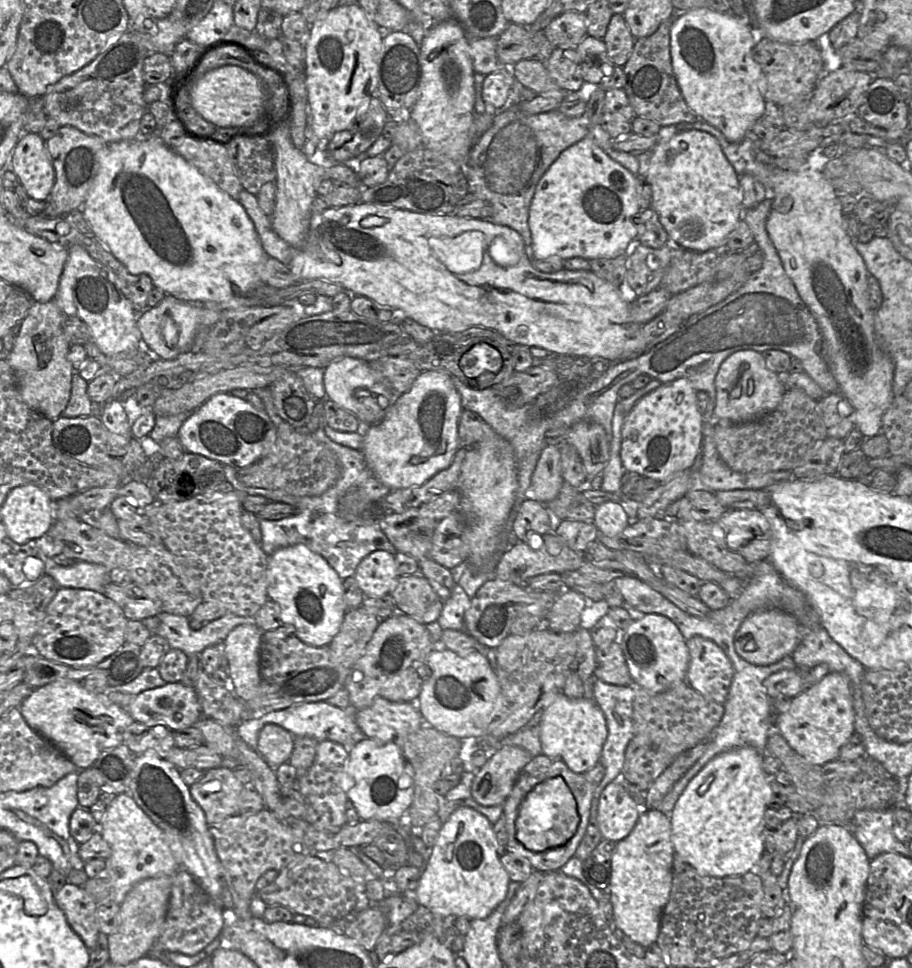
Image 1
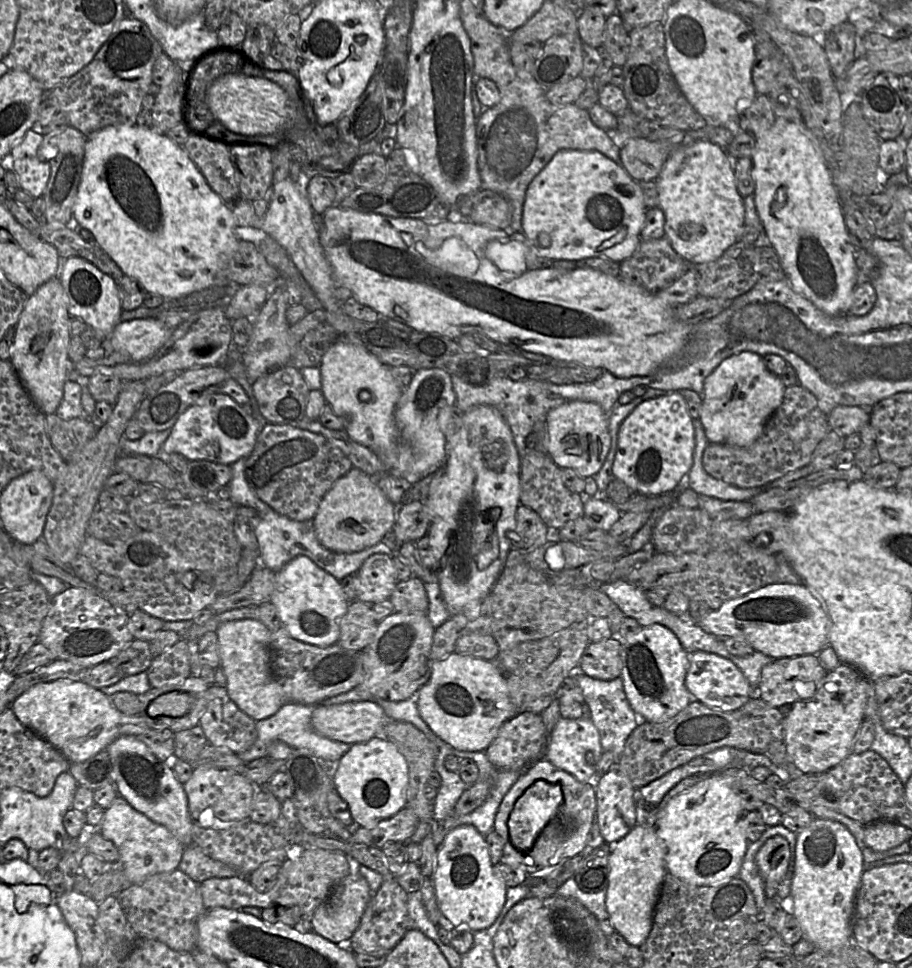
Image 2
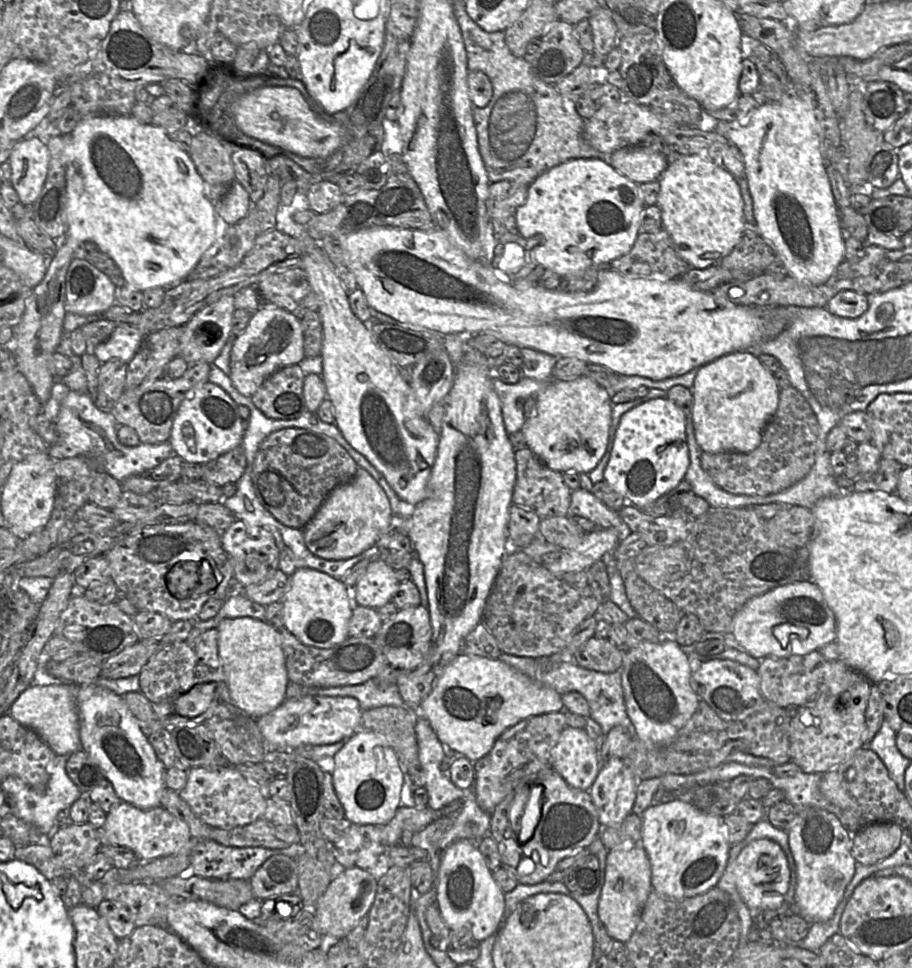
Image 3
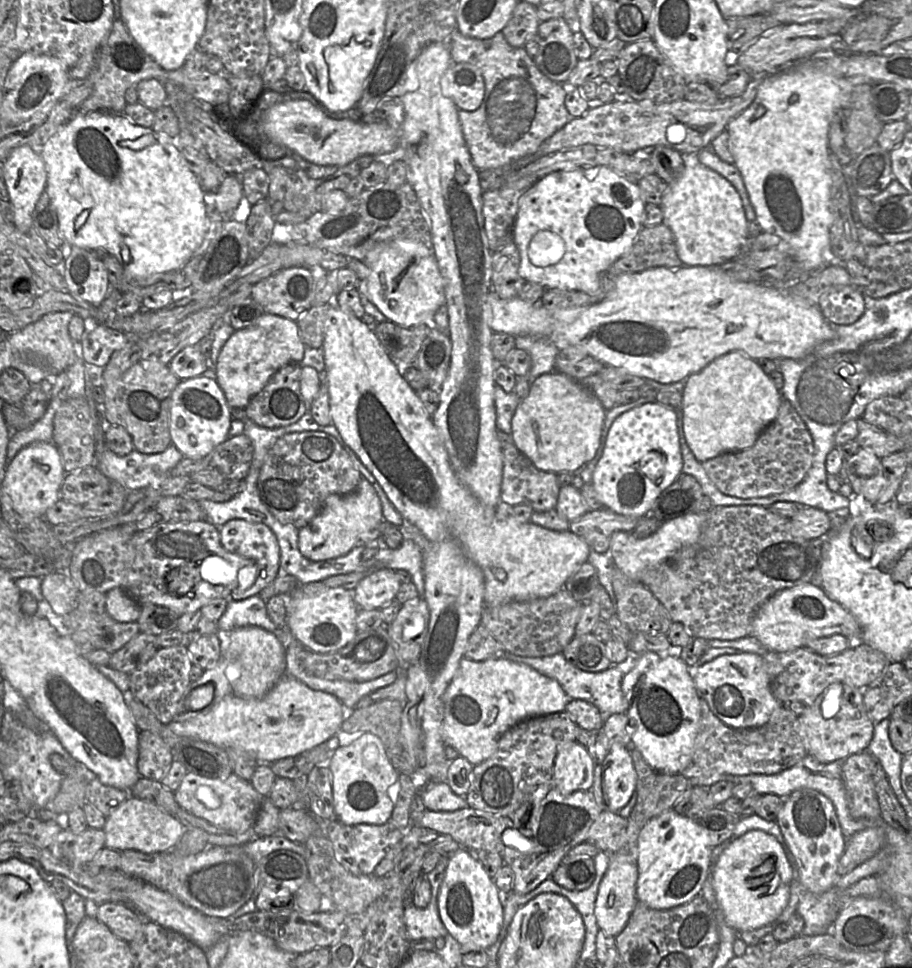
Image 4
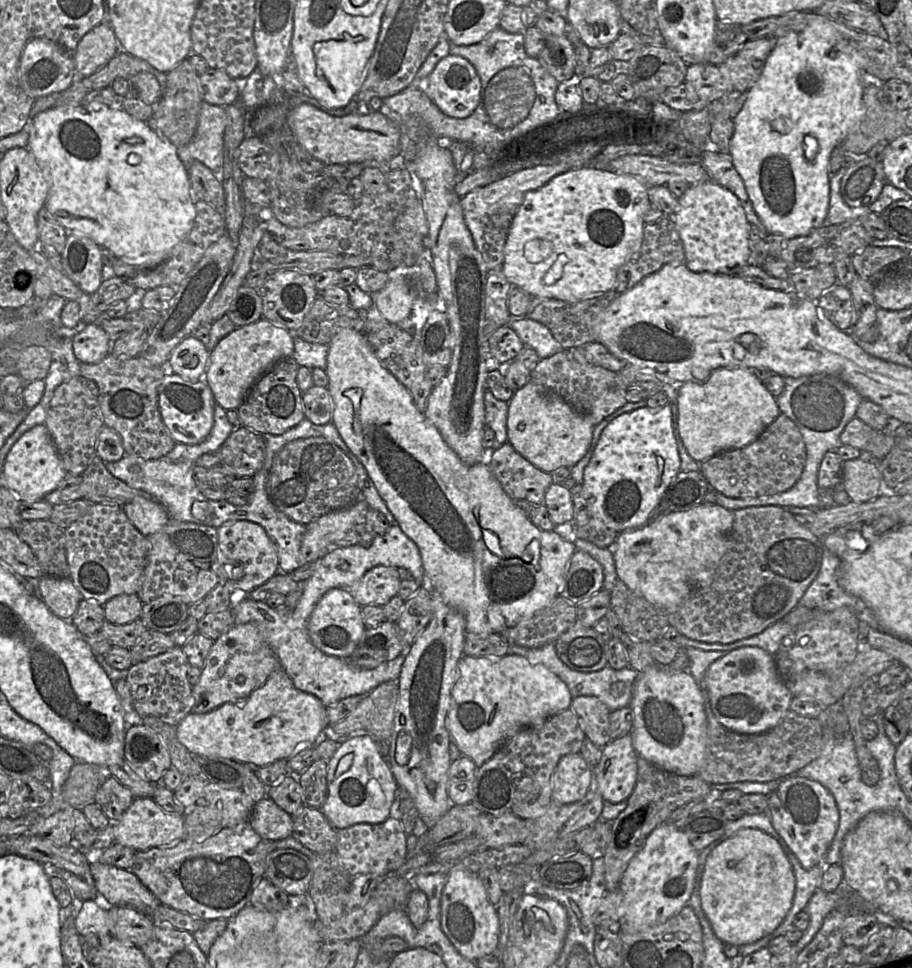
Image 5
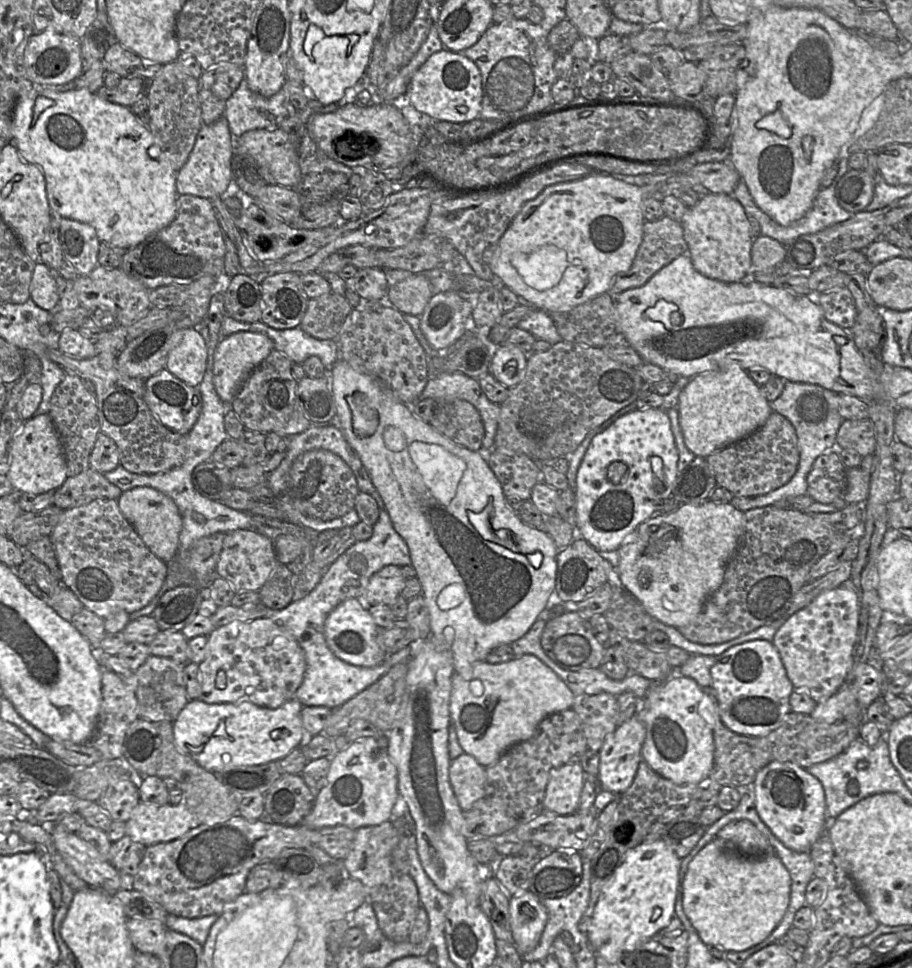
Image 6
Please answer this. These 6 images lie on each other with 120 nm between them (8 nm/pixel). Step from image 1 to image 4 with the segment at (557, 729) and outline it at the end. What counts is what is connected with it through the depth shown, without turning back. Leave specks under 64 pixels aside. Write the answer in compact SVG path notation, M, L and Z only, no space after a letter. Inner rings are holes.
M578 741L564 743L553 767L553 785L564 795L592 790L594 763L588 748Z

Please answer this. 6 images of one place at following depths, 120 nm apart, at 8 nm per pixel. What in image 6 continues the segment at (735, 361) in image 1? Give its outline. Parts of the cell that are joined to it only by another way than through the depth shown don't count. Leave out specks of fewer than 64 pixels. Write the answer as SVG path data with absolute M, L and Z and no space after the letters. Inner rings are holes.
M727 364L720 369L692 377L679 395L677 409L680 428L687 448L695 456L704 458L755 432L773 412L770 403L761 392L761 386L756 384L748 371L738 364Z

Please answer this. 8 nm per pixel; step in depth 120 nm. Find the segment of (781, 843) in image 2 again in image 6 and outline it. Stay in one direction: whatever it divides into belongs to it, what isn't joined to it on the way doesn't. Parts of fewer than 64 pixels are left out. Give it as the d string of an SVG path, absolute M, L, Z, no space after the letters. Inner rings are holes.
M716 837L691 860L683 880L682 907L693 928L709 948L744 951L765 940L781 922L790 901L791 877L775 854L748 857L731 850Z

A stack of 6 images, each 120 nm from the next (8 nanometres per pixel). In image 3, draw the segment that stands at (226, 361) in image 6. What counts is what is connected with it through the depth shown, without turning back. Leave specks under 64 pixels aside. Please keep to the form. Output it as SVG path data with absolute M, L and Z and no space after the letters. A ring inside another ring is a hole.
M272 304L257 310L244 332L237 336L230 353L229 378L234 387L251 398L274 372L301 363L305 358L301 321L292 313Z

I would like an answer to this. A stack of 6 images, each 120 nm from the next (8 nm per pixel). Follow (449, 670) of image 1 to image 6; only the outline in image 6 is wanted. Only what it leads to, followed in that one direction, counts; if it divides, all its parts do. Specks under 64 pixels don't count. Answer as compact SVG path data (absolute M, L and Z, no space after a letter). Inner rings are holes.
M535 655L497 664L481 661L472 667L470 679L455 672L452 676L451 722L464 752L486 768L512 746L532 738L544 718L571 709L574 698L565 682Z

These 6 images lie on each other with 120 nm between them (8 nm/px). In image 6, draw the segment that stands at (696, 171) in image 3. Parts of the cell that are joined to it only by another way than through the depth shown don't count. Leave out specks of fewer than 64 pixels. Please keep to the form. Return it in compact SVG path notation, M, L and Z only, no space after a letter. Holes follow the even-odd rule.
M715 193L702 195L699 202L688 209L679 223L684 230L688 255L699 273L724 283L750 279L751 250L755 237L743 206L733 195Z

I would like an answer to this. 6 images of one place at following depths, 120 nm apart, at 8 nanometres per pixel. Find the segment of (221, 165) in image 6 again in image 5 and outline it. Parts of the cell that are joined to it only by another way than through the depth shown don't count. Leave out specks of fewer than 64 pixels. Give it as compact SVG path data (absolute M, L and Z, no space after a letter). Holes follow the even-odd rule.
M201 104L198 125L193 139L178 148L178 155L187 171L197 160L207 166L216 179L223 184L223 148L227 126L226 107Z

